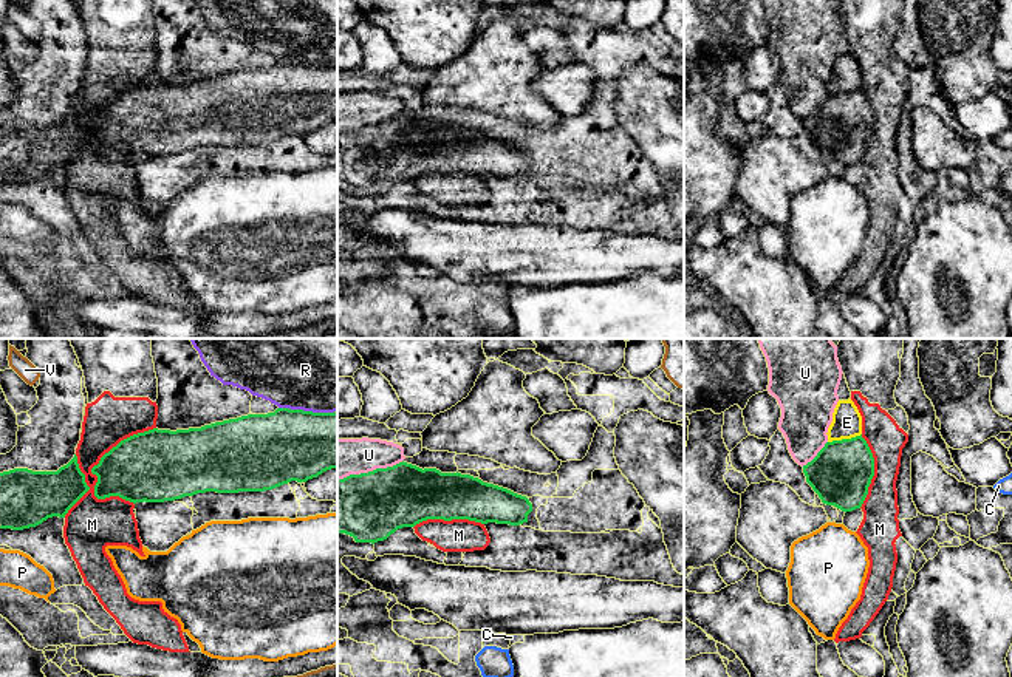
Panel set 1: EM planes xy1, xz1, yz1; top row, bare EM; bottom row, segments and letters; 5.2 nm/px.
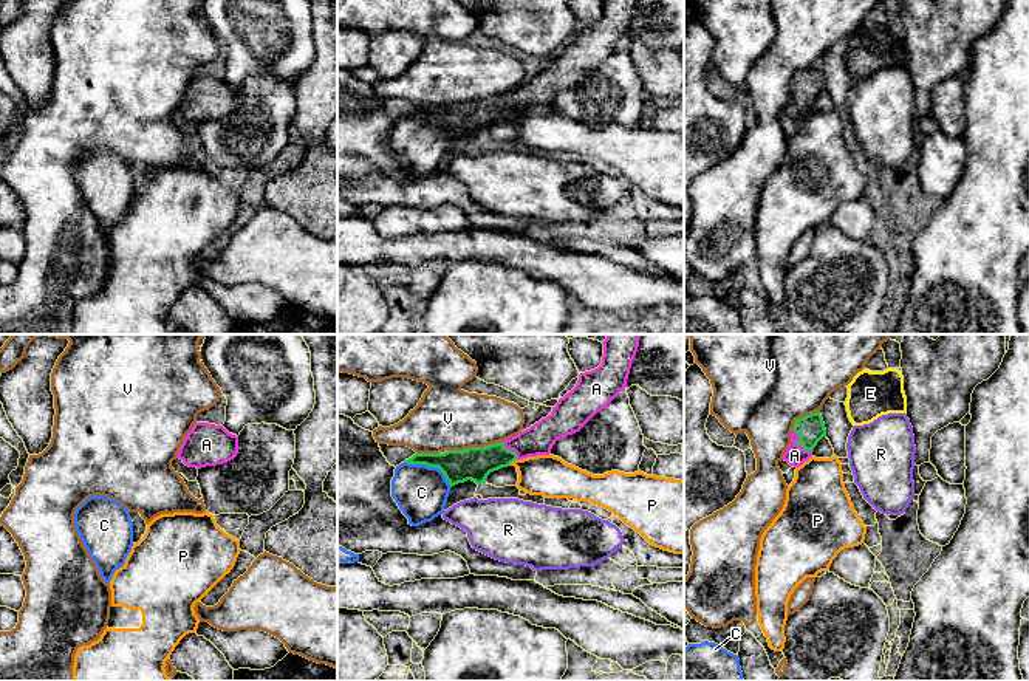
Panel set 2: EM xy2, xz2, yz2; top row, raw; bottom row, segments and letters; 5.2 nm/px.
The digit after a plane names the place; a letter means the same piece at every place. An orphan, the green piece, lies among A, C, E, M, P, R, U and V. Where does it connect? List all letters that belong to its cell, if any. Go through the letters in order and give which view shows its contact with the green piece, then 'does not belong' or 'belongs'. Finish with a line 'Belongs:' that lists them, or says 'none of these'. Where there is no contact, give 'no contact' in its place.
A: meets green in yz2; belongs
C: meets green in xz2; does not belong
E: meets green in yz1; does not belong
M: meets green in xy1; does not belong
P: meets green in xz2; does not belong
R: meets green in xy1; does not belong
U: meets green in xz1; does not belong
V: meets green in xz2; does not belong
Belongs: A

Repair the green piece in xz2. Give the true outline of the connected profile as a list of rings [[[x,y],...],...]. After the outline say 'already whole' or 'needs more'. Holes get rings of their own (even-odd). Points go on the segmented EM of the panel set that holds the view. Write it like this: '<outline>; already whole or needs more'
[[[608,334],[602,364],[579,375],[576,387],[552,407],[552,412],[518,435],[484,447],[415,453],[404,463],[438,467],[450,488],[467,480],[478,486],[491,472],[515,460],[549,455],[557,440],[579,432],[597,412],[625,392],[641,334]]]; needs more

